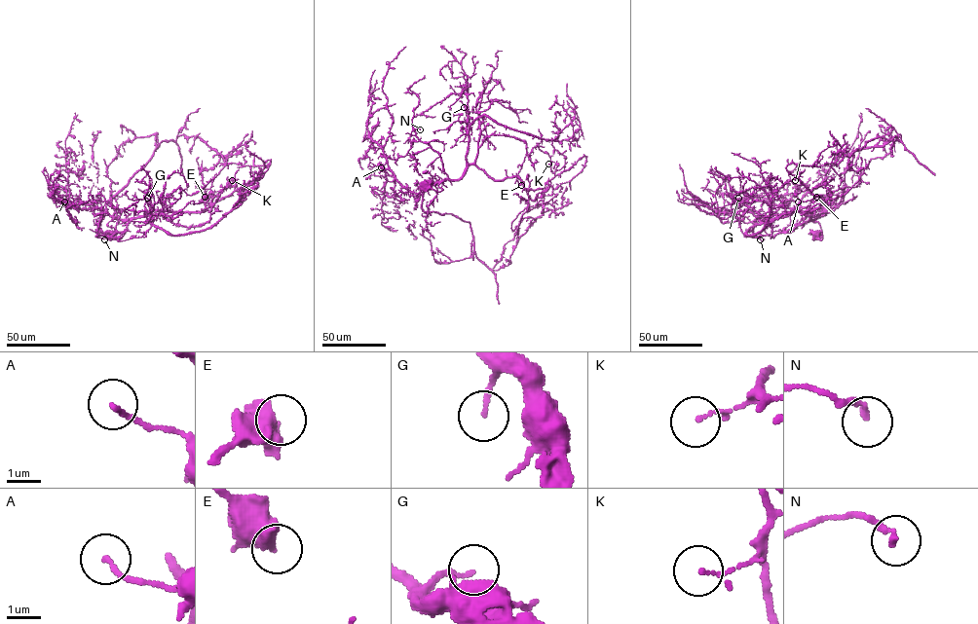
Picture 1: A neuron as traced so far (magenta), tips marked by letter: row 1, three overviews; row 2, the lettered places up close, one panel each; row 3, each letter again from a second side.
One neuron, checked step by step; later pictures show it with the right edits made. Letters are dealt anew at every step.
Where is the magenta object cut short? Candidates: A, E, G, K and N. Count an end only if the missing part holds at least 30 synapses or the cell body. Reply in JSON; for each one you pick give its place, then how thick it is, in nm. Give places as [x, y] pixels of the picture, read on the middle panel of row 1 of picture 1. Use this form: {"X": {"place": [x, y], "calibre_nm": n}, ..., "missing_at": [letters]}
{"missing_at": []}

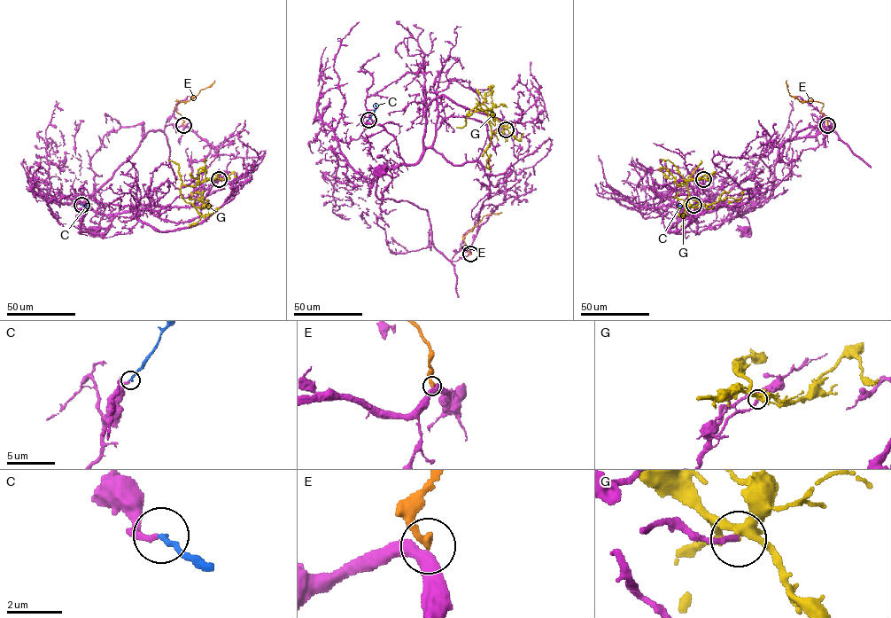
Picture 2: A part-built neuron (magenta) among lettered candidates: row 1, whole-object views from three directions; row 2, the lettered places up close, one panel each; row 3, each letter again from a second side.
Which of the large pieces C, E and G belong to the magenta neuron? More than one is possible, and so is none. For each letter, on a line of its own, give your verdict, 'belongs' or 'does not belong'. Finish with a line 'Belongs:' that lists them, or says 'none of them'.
C: belongs
E: does not belong
G: does not belong
Belongs: C

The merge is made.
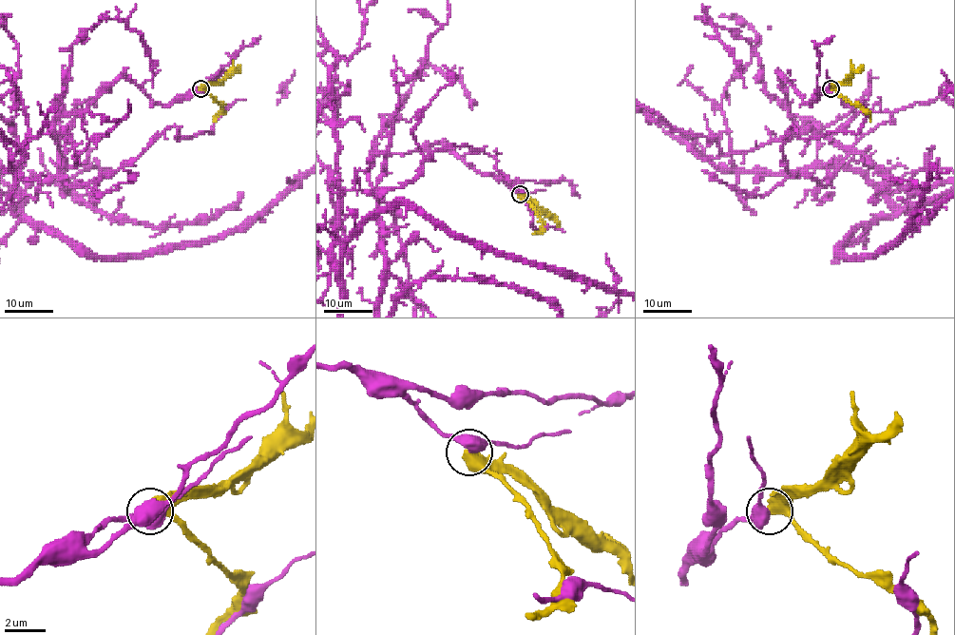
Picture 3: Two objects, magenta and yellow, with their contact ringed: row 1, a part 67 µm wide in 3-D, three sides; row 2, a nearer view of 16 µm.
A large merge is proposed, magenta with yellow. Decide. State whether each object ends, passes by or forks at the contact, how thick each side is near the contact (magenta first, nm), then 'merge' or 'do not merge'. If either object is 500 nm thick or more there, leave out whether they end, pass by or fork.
550 nm thick on the magenta side, 600 nm on the other; do not merge

